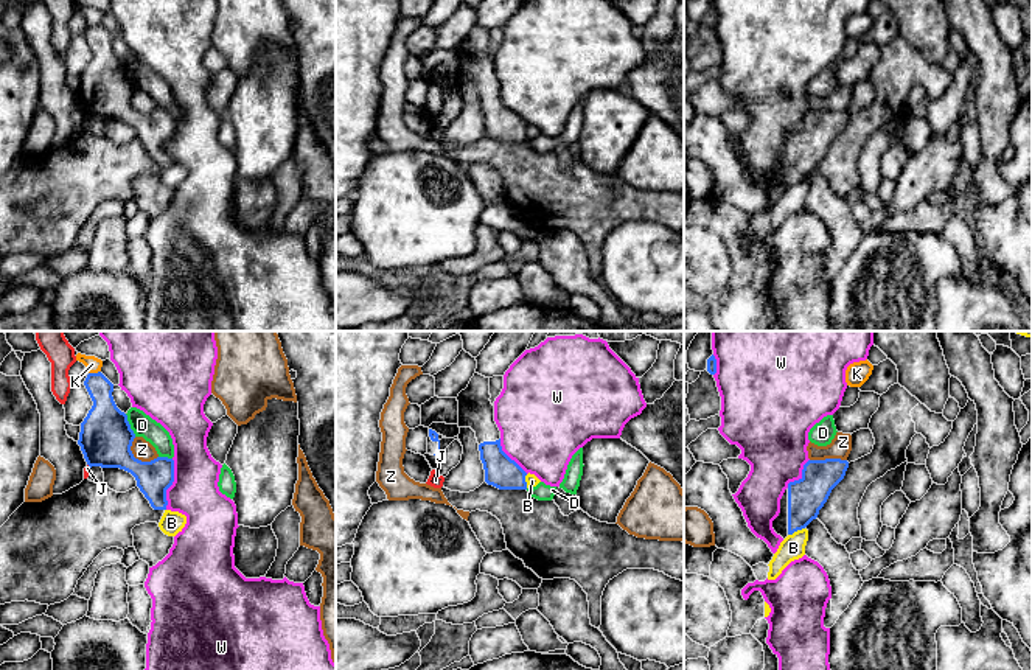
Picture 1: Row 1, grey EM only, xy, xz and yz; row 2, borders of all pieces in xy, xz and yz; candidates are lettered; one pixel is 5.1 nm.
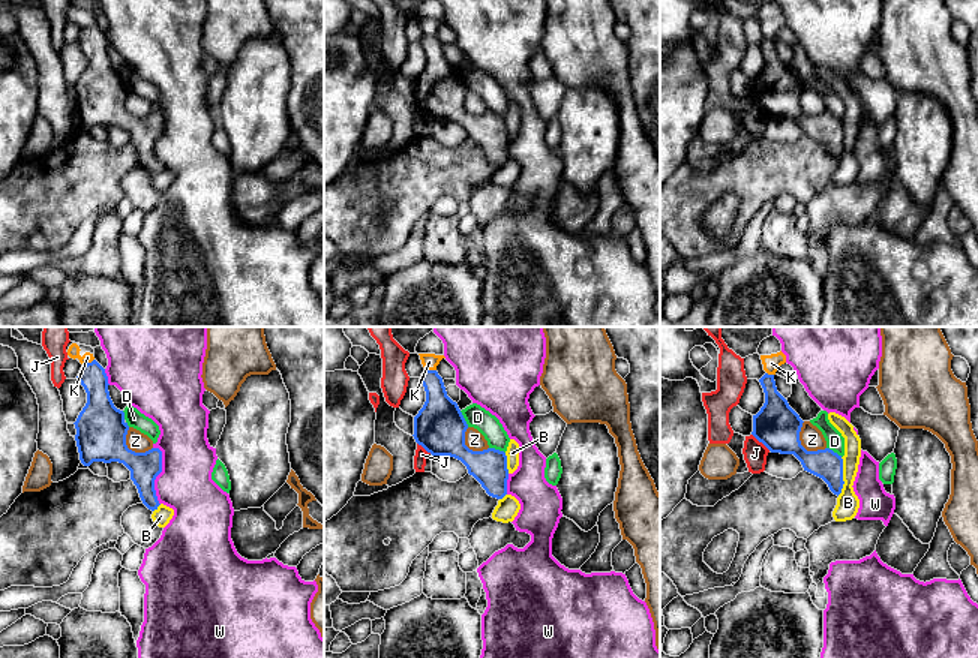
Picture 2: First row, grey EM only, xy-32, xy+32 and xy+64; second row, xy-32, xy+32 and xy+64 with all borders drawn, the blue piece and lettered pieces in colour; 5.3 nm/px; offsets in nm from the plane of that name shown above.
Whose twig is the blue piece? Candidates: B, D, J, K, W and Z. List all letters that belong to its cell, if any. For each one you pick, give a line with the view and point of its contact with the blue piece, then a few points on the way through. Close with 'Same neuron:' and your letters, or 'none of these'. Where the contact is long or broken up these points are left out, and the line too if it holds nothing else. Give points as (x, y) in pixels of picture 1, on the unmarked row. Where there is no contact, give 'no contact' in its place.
Same neuron: none of these

